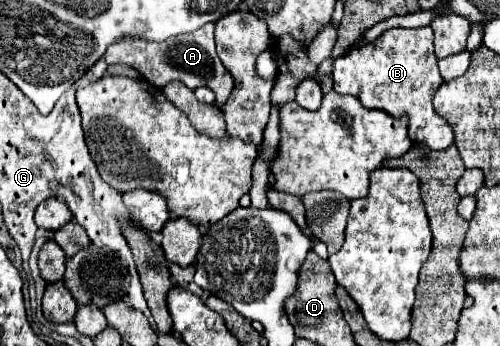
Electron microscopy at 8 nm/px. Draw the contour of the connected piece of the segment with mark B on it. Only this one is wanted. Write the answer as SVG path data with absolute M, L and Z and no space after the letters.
M429 26L391 28L375 40L375 46L353 48L333 62L333 90L337 94L357 96L365 108L377 108L395 118L407 114L411 140L427 144L431 150L445 150L453 144L453 130L435 114L431 102L441 82Z

